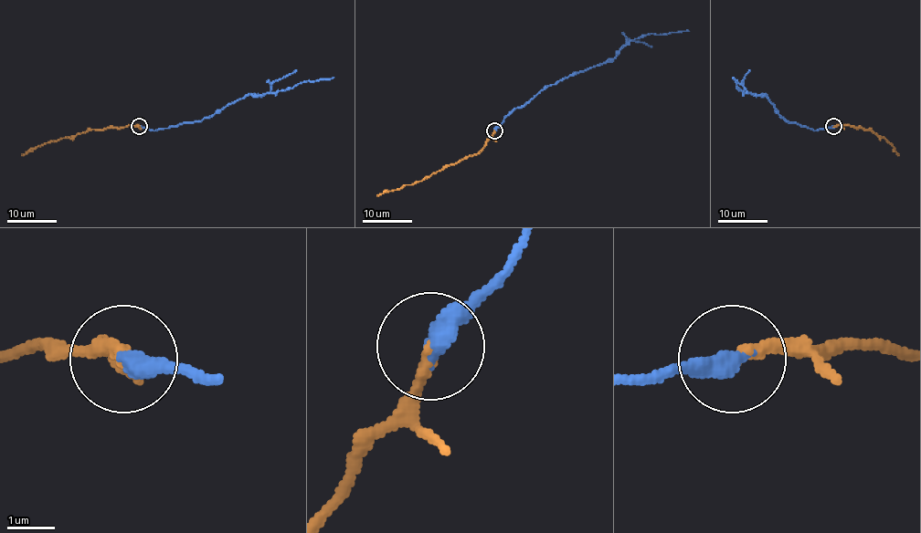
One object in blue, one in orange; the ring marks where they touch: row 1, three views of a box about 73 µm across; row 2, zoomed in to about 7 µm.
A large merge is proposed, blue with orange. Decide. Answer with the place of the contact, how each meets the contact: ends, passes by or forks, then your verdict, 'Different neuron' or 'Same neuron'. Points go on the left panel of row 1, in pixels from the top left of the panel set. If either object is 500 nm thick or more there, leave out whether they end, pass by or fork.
Place: (139, 126). At the ring blue ends. At the ring orange ends. Different neuron

